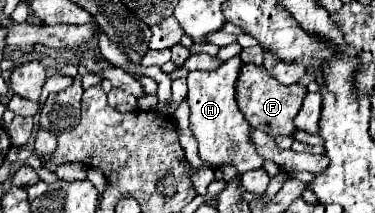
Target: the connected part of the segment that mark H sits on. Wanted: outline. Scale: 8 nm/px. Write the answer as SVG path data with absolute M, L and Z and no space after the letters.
M234 56L214 72L188 72L188 104L190 104L190 130L198 142L200 160L214 168L234 166L238 174L244 174L248 170L260 168L264 158L256 154L254 144L248 136L250 124L244 120L242 112L236 106L234 86L240 66L242 60Z

